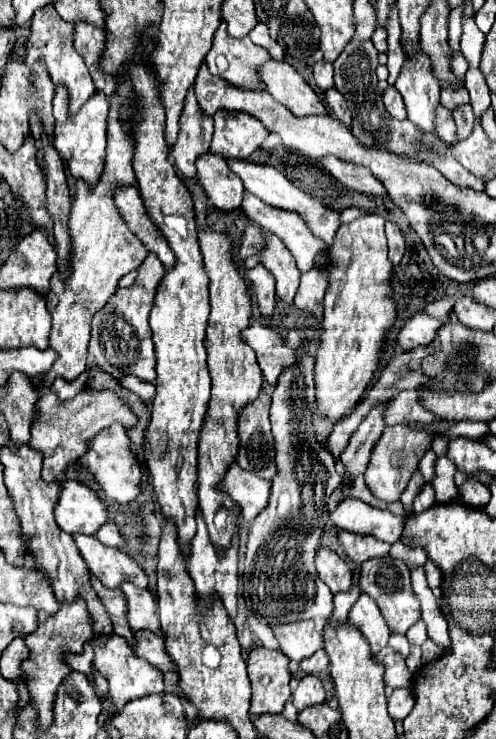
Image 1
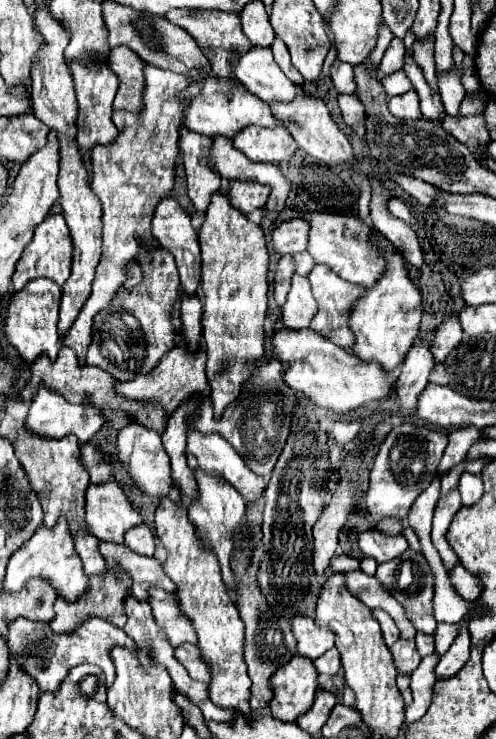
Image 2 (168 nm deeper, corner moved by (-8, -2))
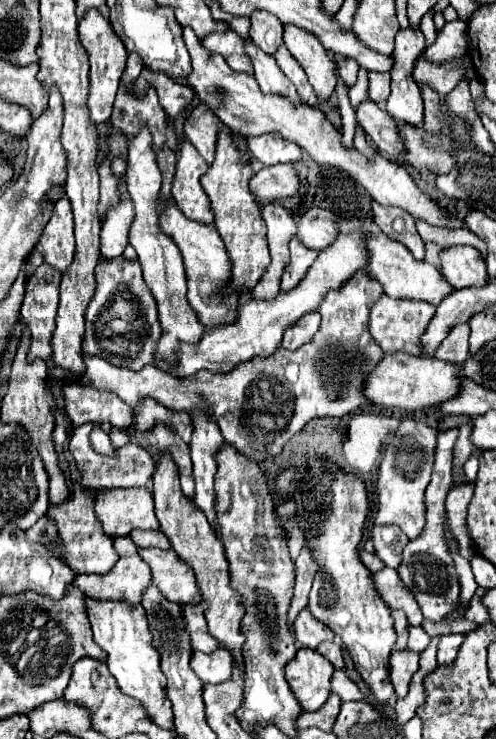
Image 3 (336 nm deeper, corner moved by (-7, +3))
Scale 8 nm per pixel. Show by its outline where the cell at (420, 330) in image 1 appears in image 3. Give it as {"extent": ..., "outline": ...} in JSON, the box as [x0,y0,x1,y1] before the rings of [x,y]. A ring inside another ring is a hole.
{"extent":[436,324,468,364],"outline":[[[456,324],[448,332],[436,350],[436,358],[450,364],[462,364],[468,358],[468,324]]]}

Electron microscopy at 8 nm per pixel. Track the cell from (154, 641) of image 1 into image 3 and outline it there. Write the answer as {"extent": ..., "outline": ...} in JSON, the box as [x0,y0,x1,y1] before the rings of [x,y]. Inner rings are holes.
{"extent":[190,648,234,684],"outline":[[[216,648],[210,654],[194,650],[192,658],[190,658],[190,666],[202,682],[220,684],[232,676],[234,664],[232,664],[232,656],[228,654],[228,650]]]}

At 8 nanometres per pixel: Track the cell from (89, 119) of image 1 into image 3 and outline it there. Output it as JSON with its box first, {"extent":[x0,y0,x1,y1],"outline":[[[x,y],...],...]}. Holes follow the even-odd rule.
{"extent":[78,10,128,124],"outline":[[[92,10],[92,14],[88,14],[88,18],[84,18],[84,22],[78,24],[78,34],[80,34],[80,44],[84,46],[88,60],[90,60],[90,92],[88,92],[90,120],[92,120],[92,124],[108,122],[110,114],[112,114],[116,90],[118,90],[122,72],[126,68],[128,52],[124,50],[124,44],[120,42],[120,38],[116,38],[112,26],[108,22],[104,22],[104,18],[100,18],[100,14],[96,14],[96,10]]]}

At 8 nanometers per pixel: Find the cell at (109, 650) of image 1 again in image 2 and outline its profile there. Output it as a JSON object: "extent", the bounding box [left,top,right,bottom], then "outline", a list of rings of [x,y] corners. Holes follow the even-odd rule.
{"extent":[9,617,135,693],"outline":[[[89,617],[75,633],[35,633],[35,623],[29,619],[15,619],[9,627],[9,655],[19,661],[19,665],[31,675],[33,681],[37,681],[41,693],[53,693],[57,687],[61,687],[61,681],[65,675],[75,667],[83,663],[93,663],[105,671],[107,685],[115,679],[113,675],[113,663],[109,659],[109,651],[115,645],[123,645],[133,649],[135,643],[125,635],[123,629],[113,627],[111,623],[99,619],[99,617]]]}

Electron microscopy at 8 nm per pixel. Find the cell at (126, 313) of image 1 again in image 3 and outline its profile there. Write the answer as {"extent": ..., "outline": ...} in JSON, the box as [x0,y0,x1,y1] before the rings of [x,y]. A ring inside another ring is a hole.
{"extent":[82,256,162,370],"outline":[[[122,256],[100,260],[96,266],[96,292],[86,310],[82,350],[86,354],[100,356],[114,366],[142,370],[146,364],[154,362],[160,334],[162,328],[158,320],[156,298],[142,278],[140,260],[126,260]]]}

